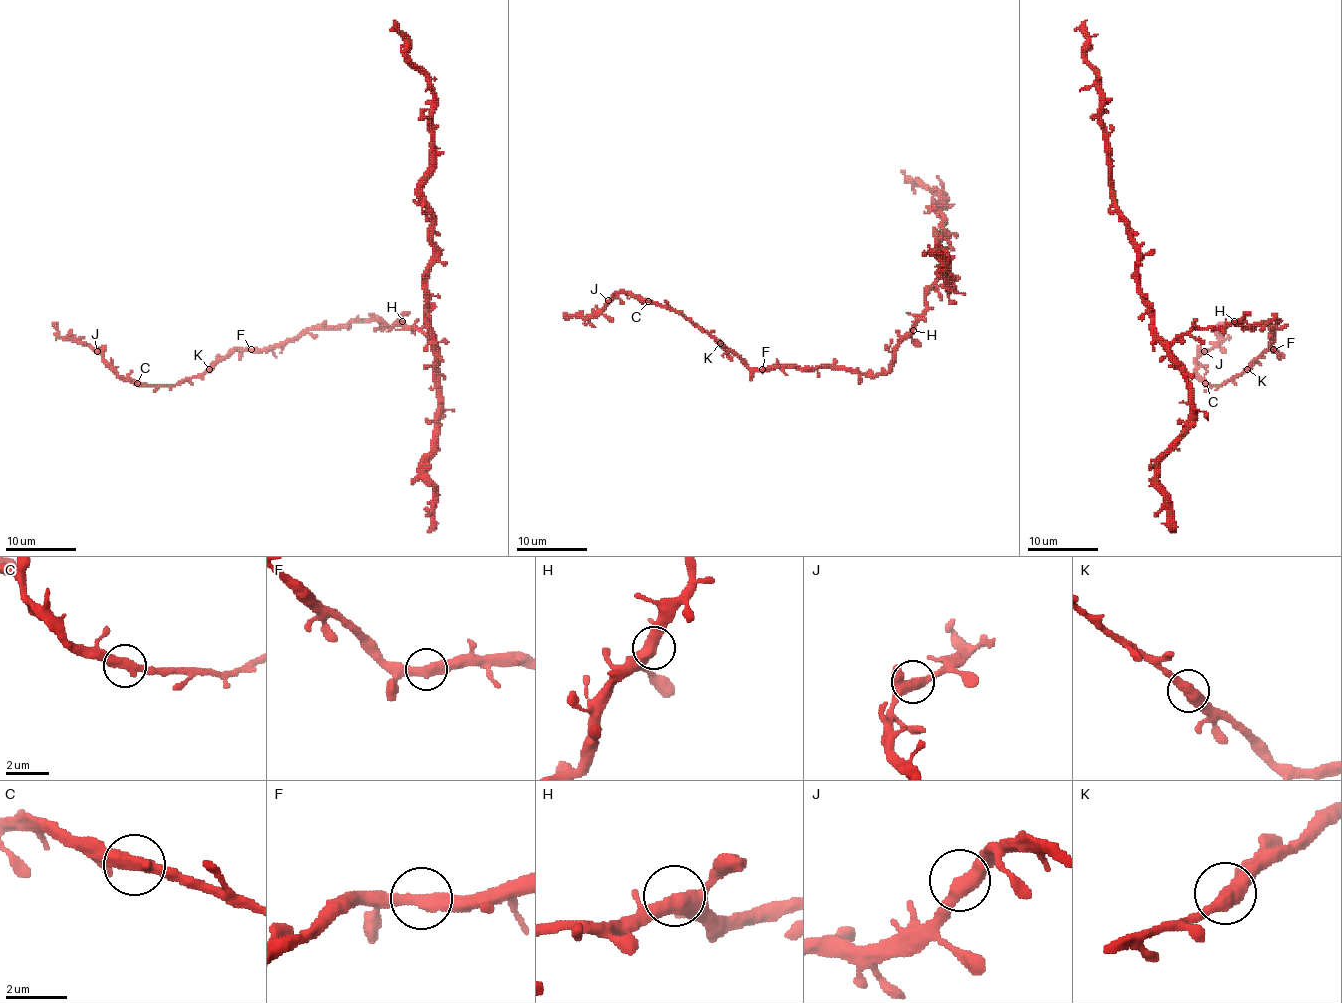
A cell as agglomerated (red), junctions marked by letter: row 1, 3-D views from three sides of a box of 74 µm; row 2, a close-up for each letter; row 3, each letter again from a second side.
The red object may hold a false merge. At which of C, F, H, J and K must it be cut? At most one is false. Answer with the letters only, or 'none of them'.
none of them

